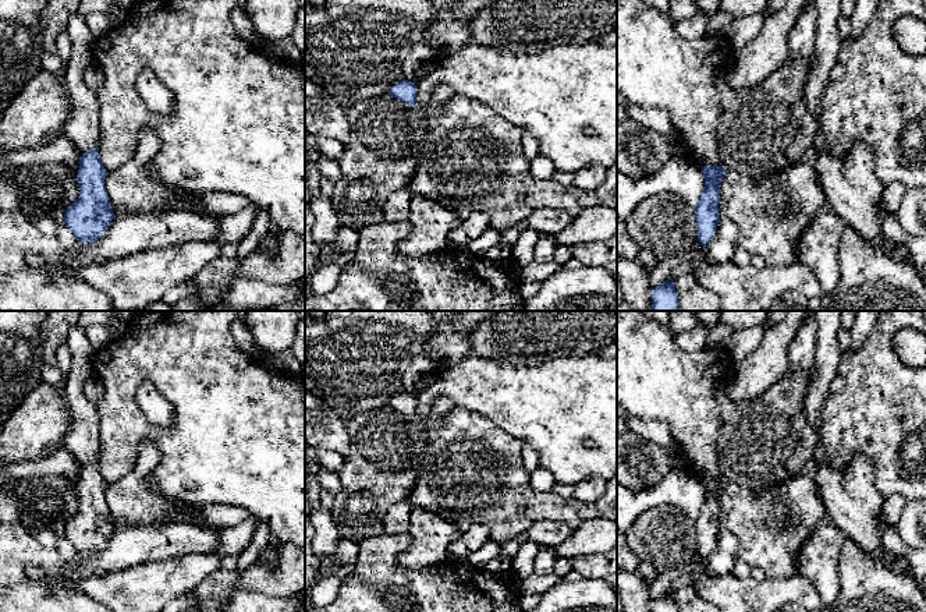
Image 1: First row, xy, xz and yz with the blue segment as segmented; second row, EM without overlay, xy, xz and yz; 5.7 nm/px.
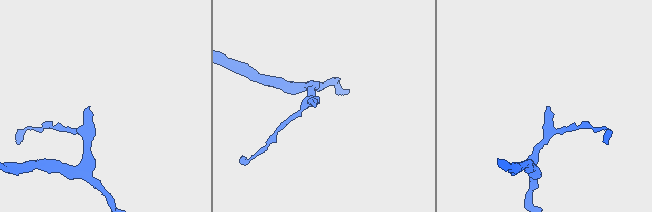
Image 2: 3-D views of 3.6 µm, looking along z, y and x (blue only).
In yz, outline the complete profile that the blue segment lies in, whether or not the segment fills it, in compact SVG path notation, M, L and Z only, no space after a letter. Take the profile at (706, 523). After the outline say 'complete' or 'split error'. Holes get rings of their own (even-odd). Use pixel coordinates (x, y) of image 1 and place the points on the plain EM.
M710 478L702 480L705 499L700 513L695 517L696 528L696 545L698 553L706 559L713 551L717 535L720 533L719 527L719 512L720 512L720 496L727 482L724 478Z; complete

